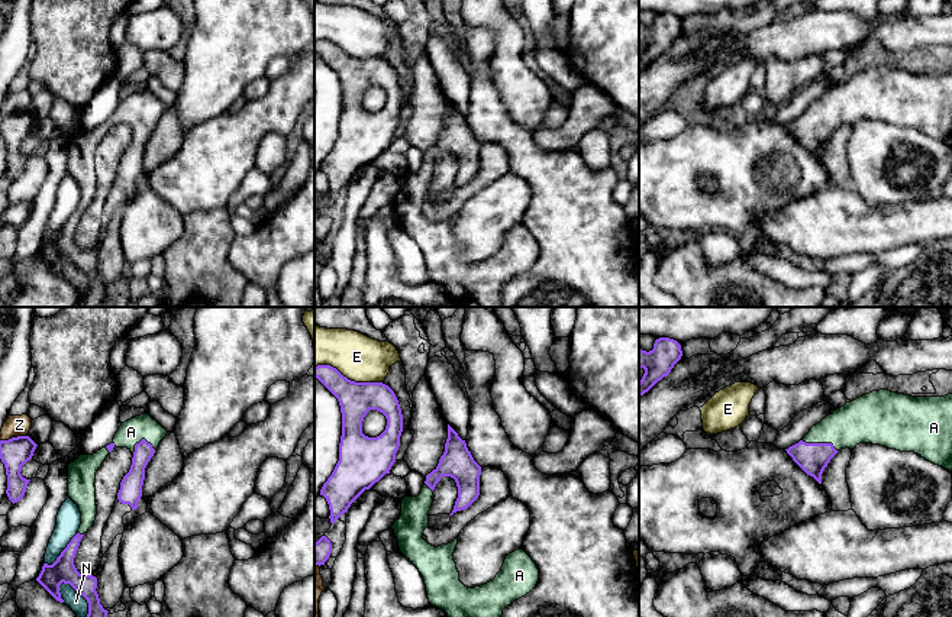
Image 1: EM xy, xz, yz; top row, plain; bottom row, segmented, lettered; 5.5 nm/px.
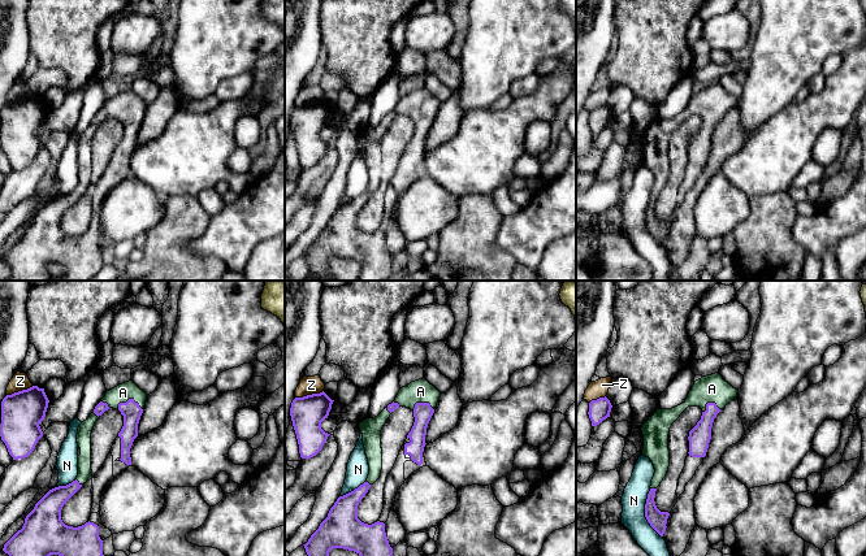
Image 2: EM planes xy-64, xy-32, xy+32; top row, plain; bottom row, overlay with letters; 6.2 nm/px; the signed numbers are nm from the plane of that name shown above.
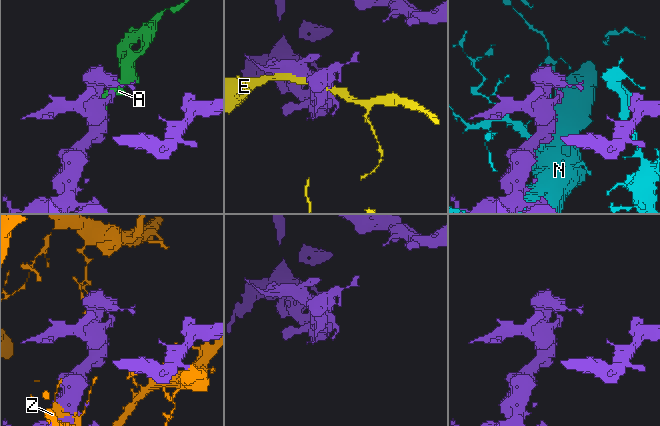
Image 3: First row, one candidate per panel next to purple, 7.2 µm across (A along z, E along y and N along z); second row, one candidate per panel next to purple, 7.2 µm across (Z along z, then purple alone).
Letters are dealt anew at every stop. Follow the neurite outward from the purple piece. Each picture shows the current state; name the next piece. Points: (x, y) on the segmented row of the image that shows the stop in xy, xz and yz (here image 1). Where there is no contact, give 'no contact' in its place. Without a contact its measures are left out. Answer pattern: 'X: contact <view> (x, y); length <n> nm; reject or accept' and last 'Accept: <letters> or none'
A: contact yz (820, 443); length 200 nm; accept
E: contact xz (347, 378); length 380 nm; reject
N: contact xy (83, 595); length 240 nm; reject
Z: contact xy (13, 438); length 160 nm; reject
Accept: A

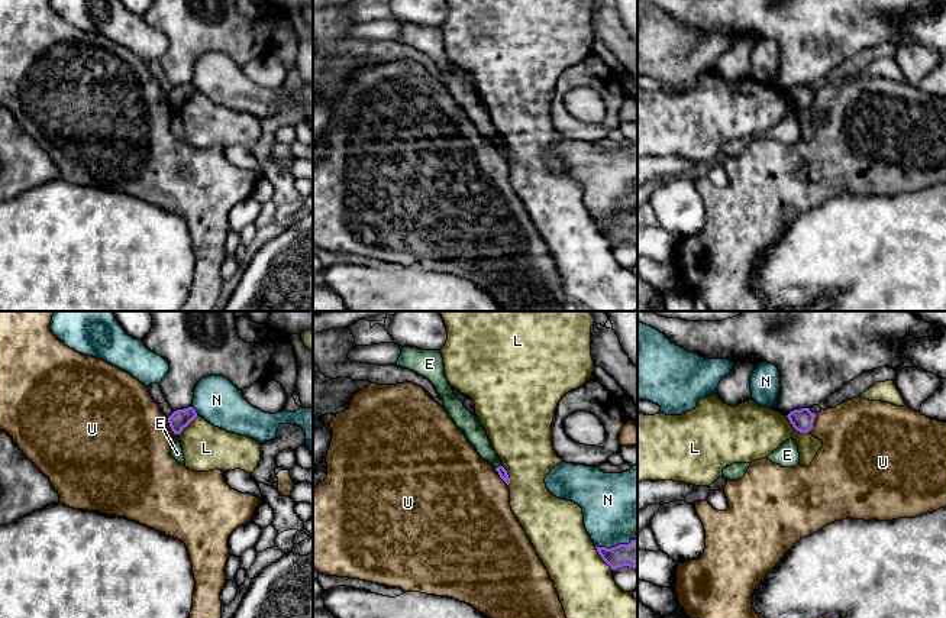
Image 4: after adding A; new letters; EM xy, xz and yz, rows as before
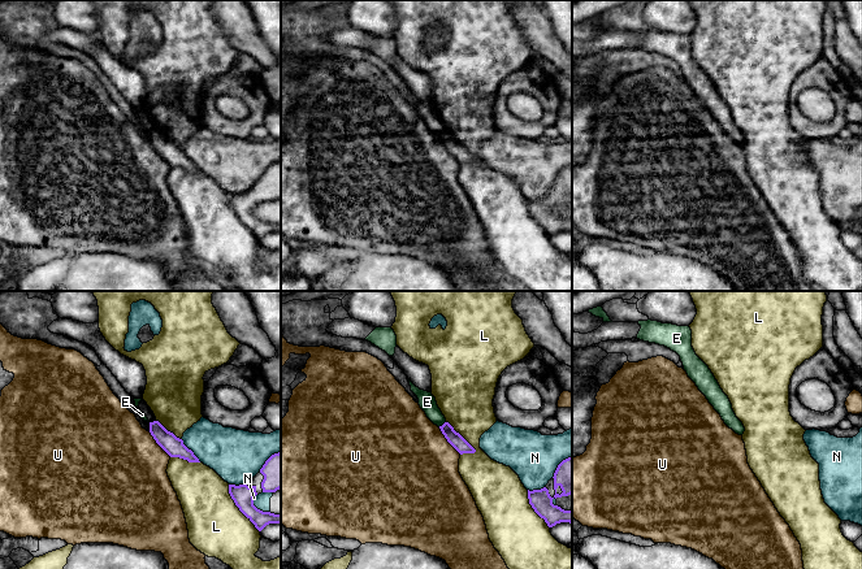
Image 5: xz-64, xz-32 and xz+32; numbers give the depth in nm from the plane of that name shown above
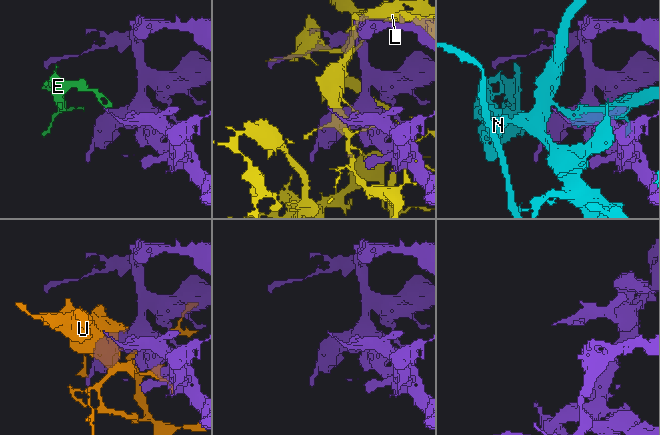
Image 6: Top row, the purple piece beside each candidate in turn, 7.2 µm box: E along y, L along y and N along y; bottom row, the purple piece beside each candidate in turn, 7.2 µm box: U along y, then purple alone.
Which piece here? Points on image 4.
E: contact xz (499, 466); length 40 nm; reject
L: contact yz (796, 429); length 160 nm; reject
N: contact xz (616, 546); length 240 nm; reject
U: contact yz (811, 423); length 120 nm; reject
Accept: none

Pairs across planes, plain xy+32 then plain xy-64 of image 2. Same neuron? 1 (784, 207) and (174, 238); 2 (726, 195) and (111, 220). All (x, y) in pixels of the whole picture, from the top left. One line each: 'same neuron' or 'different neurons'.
1: same neuron
2: same neuron

